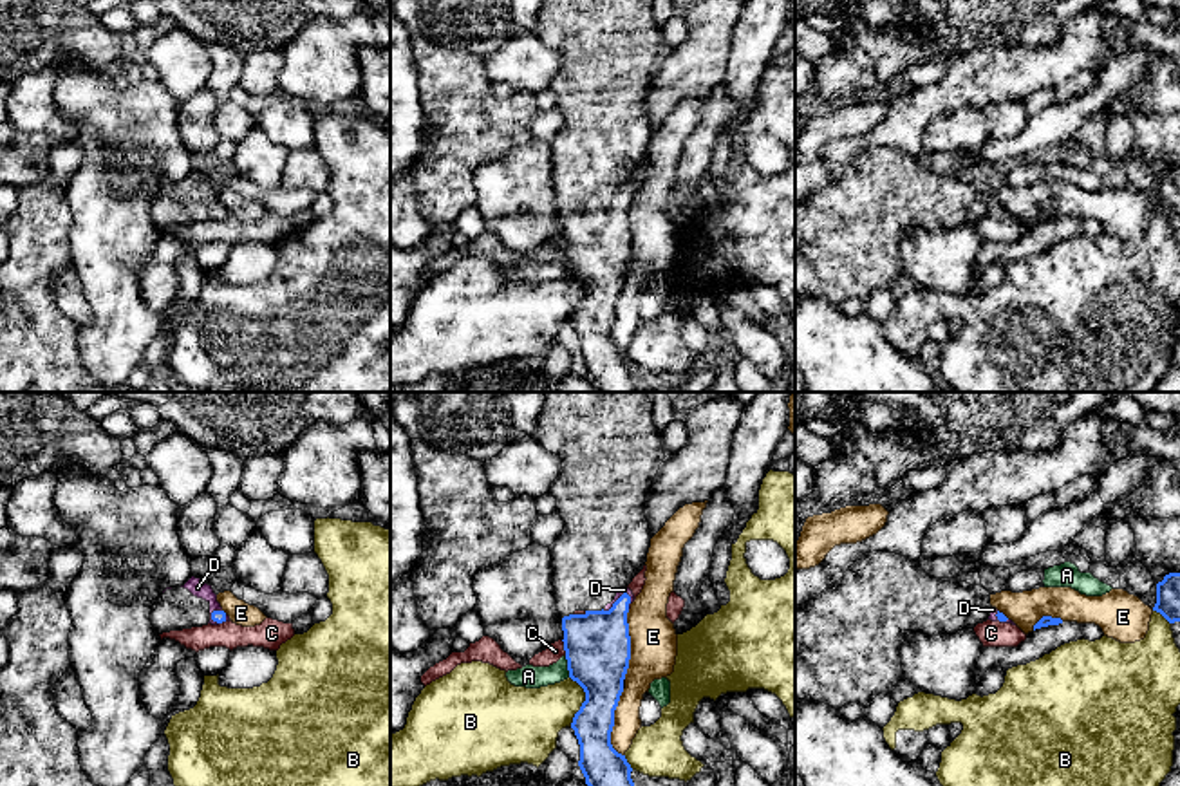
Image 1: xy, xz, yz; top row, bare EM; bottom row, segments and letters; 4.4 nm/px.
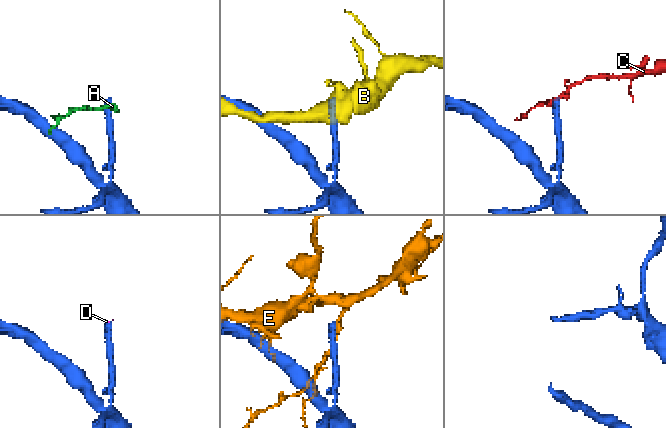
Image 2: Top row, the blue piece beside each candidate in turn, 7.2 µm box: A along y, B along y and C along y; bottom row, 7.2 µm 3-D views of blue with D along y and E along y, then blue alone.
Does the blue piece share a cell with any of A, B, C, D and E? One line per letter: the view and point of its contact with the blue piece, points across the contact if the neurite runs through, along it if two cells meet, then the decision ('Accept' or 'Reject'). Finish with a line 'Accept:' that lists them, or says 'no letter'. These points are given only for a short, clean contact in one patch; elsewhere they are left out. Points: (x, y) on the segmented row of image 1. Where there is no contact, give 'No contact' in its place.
A: Touches blue at xz (568, 667). Boundary: xz (564, 656), (570, 676). Reject
B: Touches blue at xz (584, 701). Reject
C: Touches blue at xz (564, 647). Boundary: xz (561, 640), (566, 654). Reject
D: Touches blue at xz (617, 600). Accept
E: Touches blue at xz (613, 723). Reject
Accept: D

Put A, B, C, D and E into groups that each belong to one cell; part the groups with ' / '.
A / B / C / D / E

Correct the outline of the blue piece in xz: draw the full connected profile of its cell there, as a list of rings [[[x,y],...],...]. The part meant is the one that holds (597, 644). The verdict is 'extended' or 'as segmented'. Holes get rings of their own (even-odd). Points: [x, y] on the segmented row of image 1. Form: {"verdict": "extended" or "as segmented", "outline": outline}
{"verdict": "extended", "outline": [[[546,392],[533,435],[548,452],[562,459],[562,470],[551,482],[549,493],[557,499],[557,513],[564,520],[564,529],[549,551],[569,678],[585,692],[585,701],[571,723],[580,744],[578,766],[587,786],[634,786],[632,768],[625,755],[613,748],[611,732],[631,660],[627,613],[634,594],[627,585],[647,562],[652,535],[643,504],[665,459],[660,430],[652,421],[652,403],[647,392]]]}

